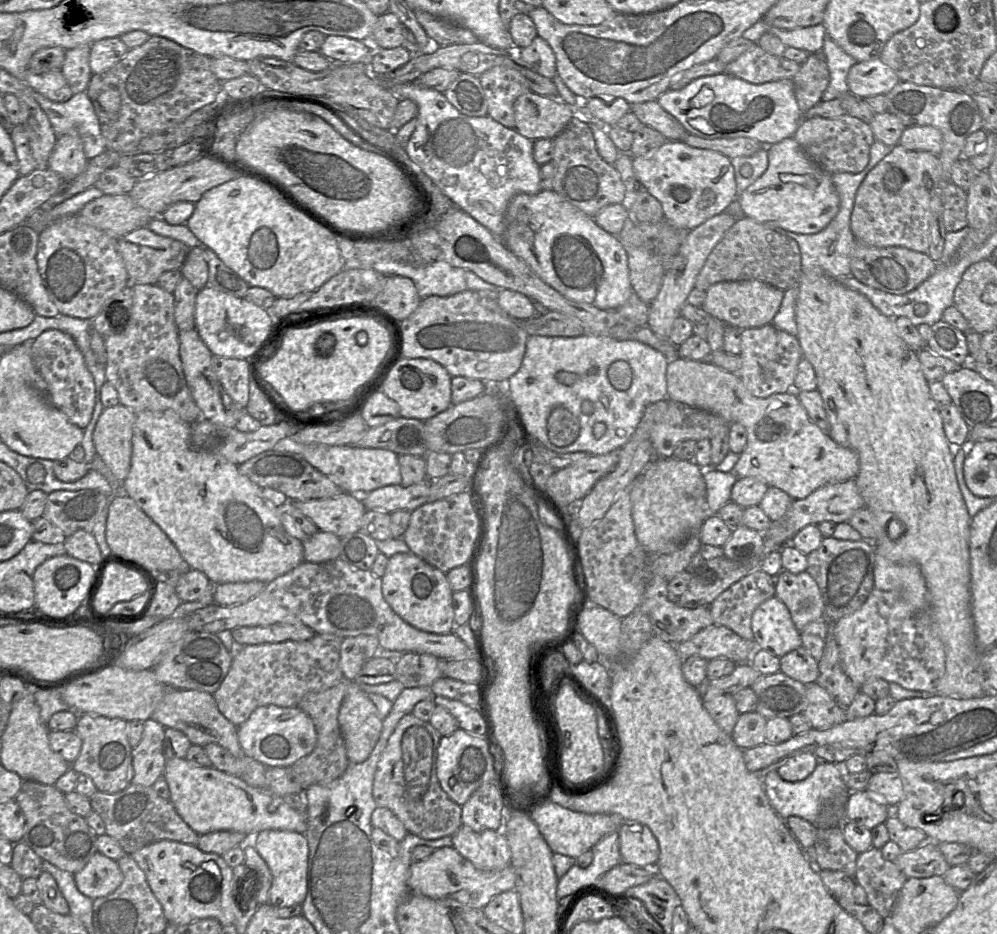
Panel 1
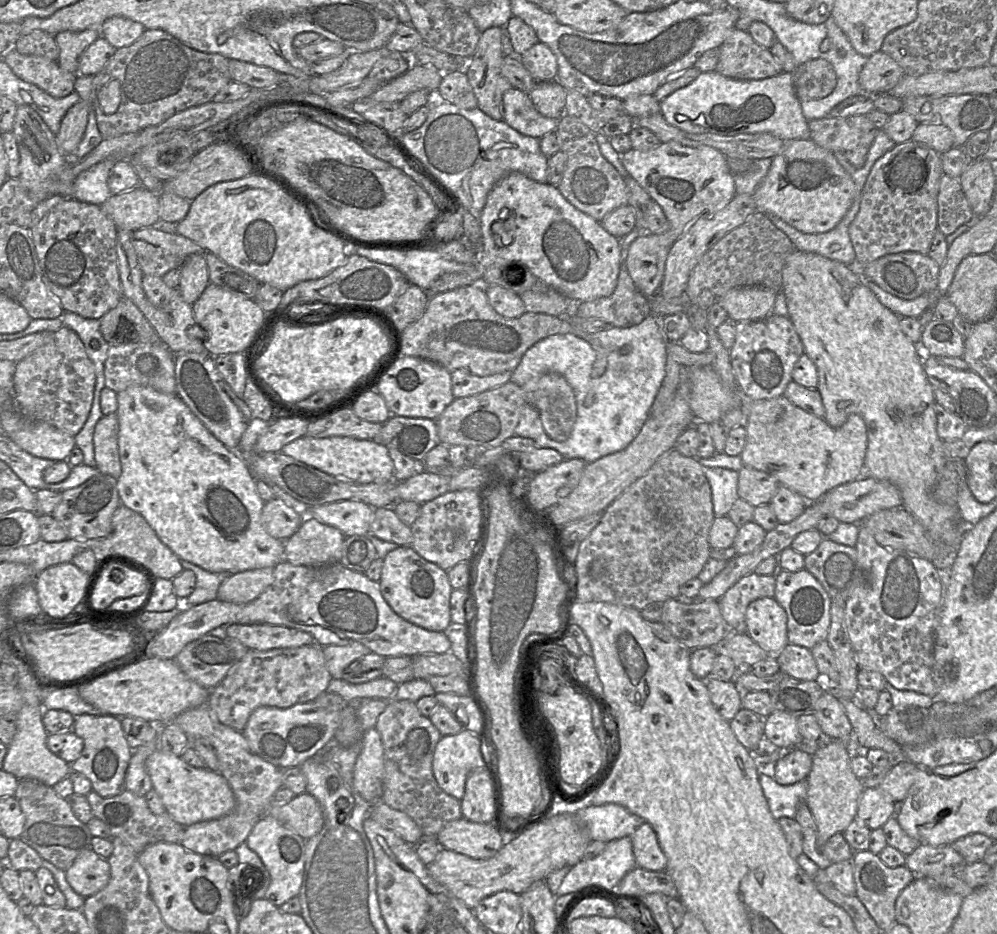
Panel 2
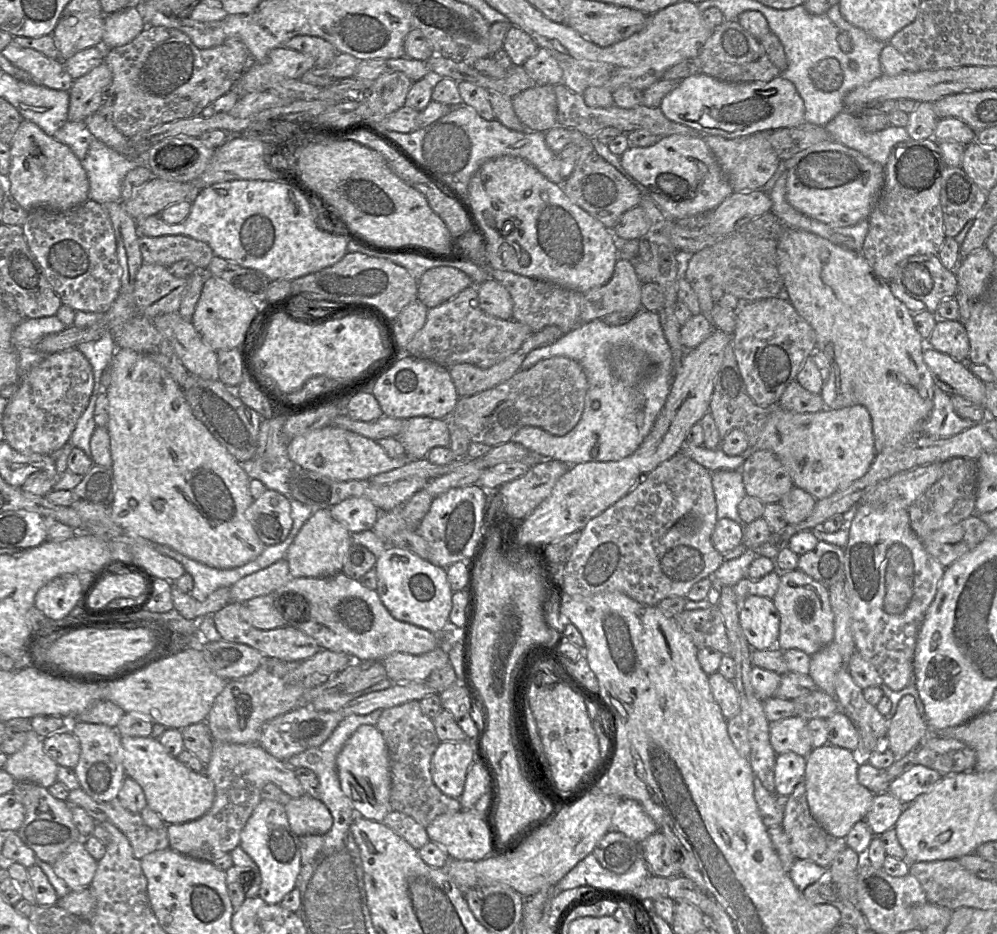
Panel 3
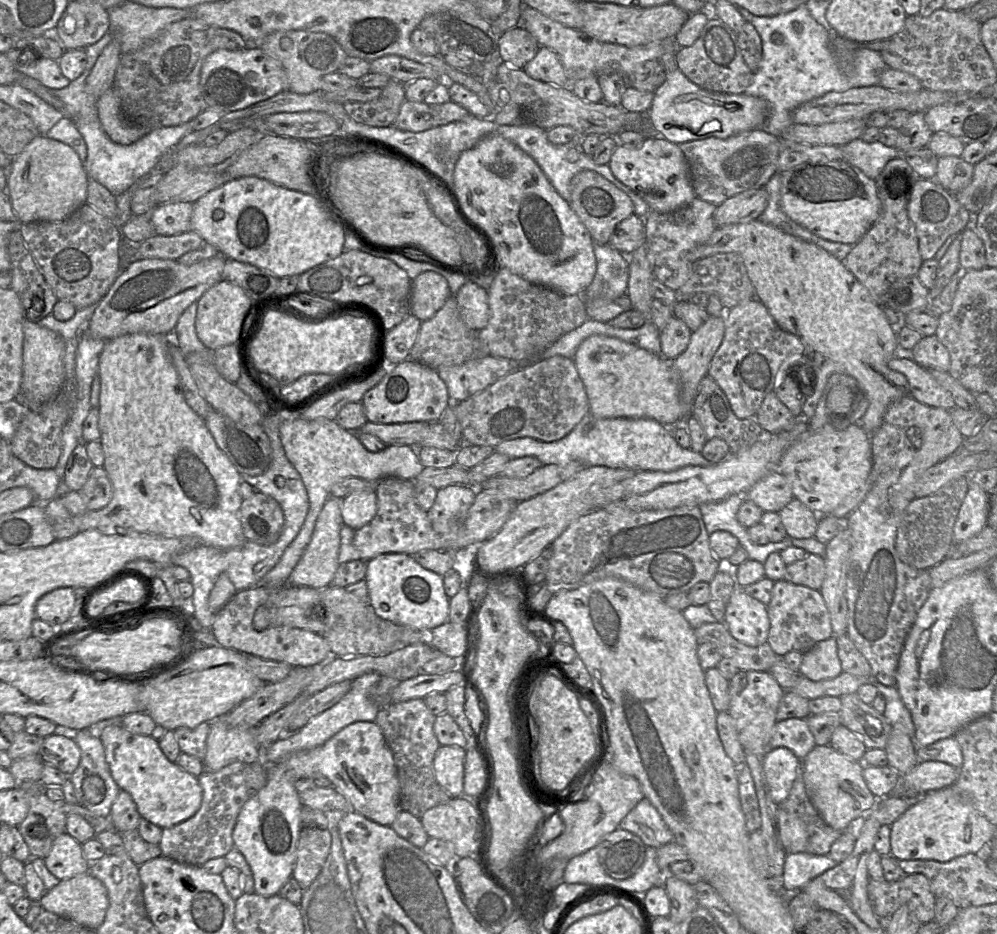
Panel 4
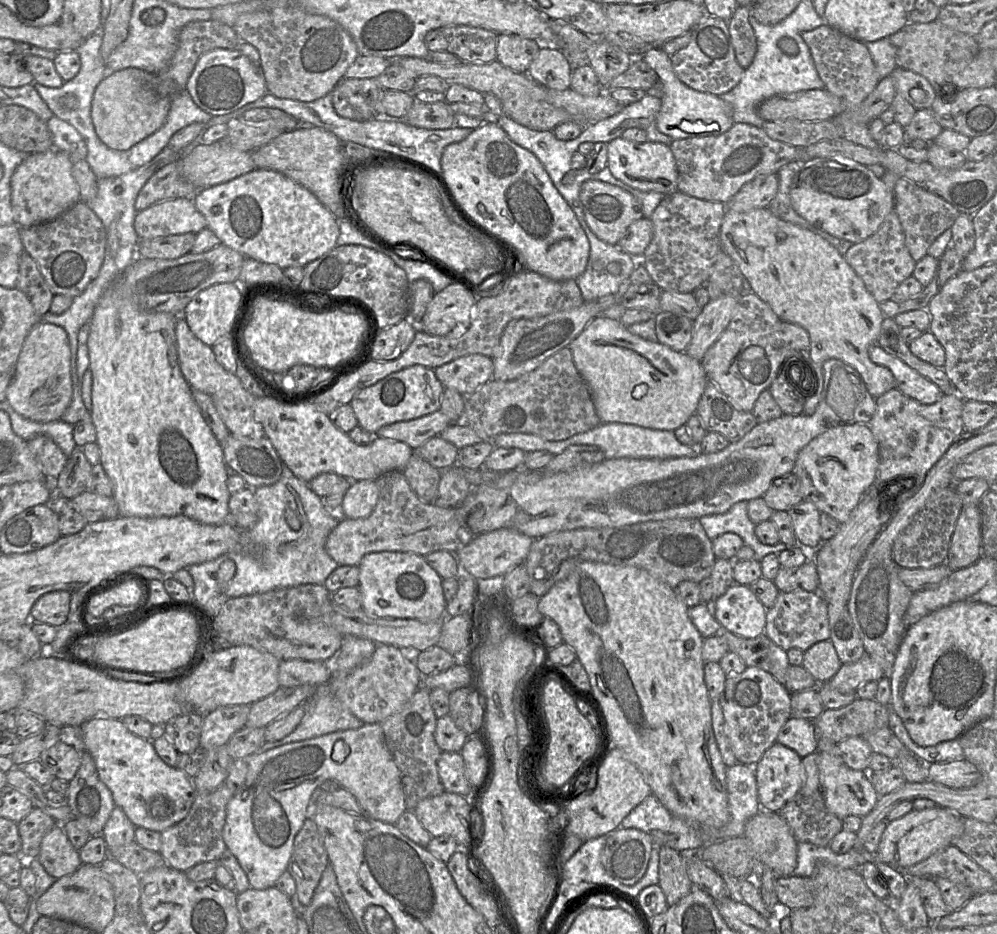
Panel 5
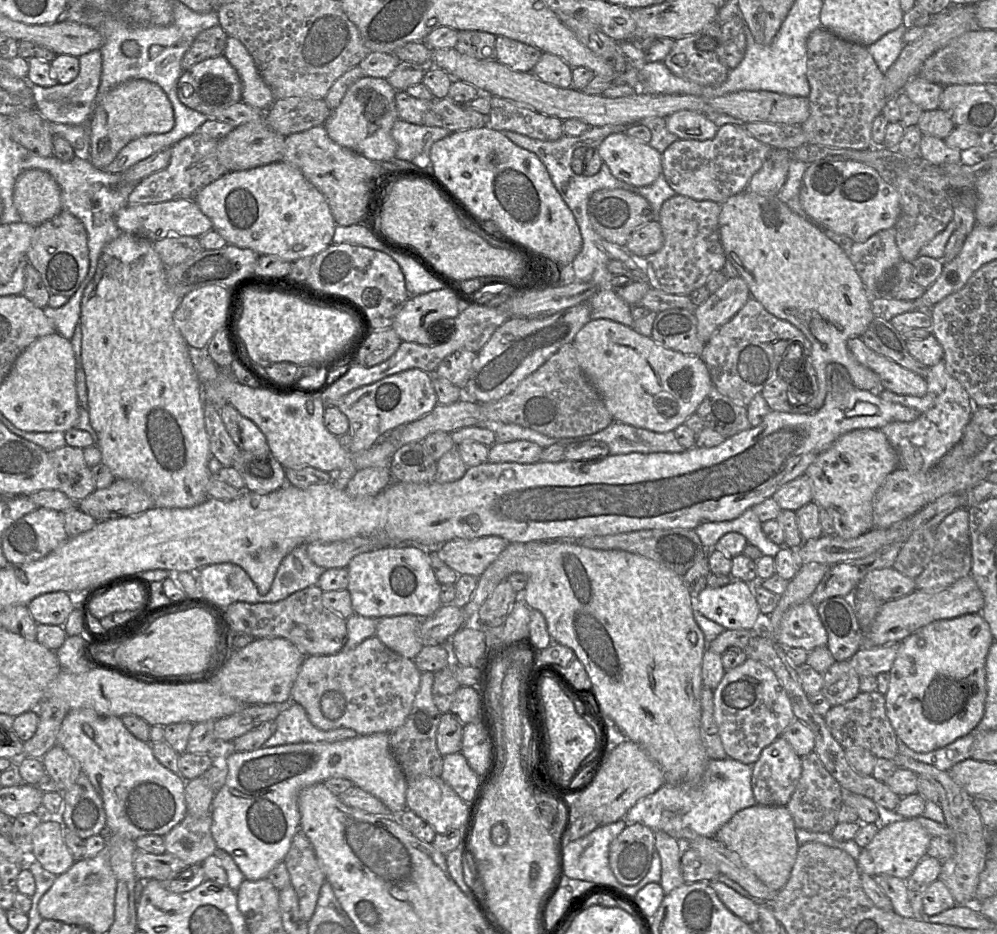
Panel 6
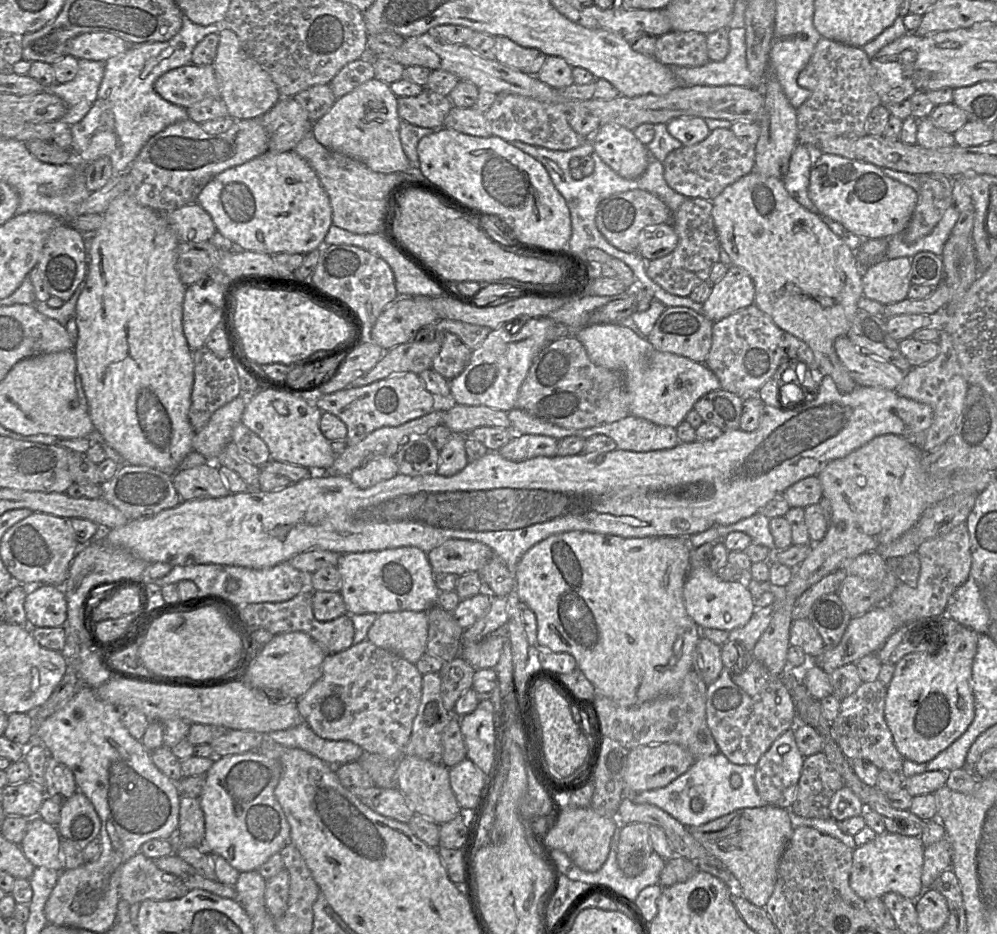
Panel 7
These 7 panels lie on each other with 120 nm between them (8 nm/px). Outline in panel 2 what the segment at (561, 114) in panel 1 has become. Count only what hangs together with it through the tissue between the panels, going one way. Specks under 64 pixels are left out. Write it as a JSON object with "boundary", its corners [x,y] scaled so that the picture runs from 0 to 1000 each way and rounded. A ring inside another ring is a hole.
{"boundary":[[[513,94],[505,101],[504,112],[505,130],[525,145],[543,148],[549,142],[558,140],[561,127],[544,123],[535,112],[530,99]]]}

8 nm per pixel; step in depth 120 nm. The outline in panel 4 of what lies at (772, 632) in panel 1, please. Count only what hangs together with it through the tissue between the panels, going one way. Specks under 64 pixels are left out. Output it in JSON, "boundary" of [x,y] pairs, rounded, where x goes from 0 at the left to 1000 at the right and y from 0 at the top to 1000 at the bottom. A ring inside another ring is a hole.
{"boundary":[[[738,628],[728,649],[726,667],[733,680],[750,692],[769,687],[772,665],[769,649]]]}

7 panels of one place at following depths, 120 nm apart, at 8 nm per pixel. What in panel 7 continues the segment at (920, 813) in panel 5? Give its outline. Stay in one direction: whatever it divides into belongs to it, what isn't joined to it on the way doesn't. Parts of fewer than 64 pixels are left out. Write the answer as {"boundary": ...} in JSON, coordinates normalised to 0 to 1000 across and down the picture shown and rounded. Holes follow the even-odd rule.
{"boundary":[[[891,890],[880,894],[875,900],[856,910],[852,940],[854,952],[867,965],[885,961],[892,955],[920,964],[927,955],[924,944],[927,908],[921,895],[908,895]]]}

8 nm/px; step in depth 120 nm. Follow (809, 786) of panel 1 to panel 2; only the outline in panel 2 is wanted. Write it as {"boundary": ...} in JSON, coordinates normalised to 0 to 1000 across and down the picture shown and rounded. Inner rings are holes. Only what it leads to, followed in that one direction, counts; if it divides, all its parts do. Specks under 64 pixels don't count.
{"boundary":[[[765,823],[761,829],[761,837],[771,867],[778,878],[785,875],[796,876],[801,861],[808,858],[808,834],[794,840],[782,840],[772,825]]]}

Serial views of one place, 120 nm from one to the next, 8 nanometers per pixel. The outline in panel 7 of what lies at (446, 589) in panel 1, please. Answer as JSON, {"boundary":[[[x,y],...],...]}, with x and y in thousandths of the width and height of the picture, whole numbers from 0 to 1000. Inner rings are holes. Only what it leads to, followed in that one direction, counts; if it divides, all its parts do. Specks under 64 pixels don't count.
{"boundary":[[[404,585],[370,591],[346,592],[340,595],[338,609],[342,616],[341,636],[347,648],[347,657],[383,657],[399,654],[425,654],[438,648],[440,631],[435,621],[435,612],[430,604],[428,592],[418,586]]]}

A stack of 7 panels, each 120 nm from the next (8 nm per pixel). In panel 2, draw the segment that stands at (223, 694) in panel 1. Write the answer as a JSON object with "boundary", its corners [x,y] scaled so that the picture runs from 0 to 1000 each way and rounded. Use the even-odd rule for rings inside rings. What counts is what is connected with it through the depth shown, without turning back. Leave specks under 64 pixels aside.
{"boundary":[[[316,687],[298,694],[250,695],[226,726],[211,739],[208,756],[221,774],[242,784],[257,758],[290,758],[314,751],[327,740],[332,727],[326,713],[324,693]]]}

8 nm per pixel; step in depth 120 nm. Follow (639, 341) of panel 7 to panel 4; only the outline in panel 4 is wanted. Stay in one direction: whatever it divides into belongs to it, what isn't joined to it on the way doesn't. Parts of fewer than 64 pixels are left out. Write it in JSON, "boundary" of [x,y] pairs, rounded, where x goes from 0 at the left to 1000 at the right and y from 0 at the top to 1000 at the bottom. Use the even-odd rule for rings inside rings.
{"boundary":[[[594,359],[581,369],[575,387],[587,414],[591,441],[597,448],[650,448],[669,457],[684,454],[686,437],[682,428],[682,404],[675,393],[675,385],[657,380],[620,362]]]}

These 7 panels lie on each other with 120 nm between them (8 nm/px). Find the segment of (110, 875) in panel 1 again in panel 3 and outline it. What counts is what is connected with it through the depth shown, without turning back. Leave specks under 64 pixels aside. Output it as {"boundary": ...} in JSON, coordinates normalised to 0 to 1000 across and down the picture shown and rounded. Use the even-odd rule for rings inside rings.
{"boundary":[[[78,900],[65,909],[52,929],[71,954],[81,954],[90,950],[97,923],[86,910],[83,900]]]}

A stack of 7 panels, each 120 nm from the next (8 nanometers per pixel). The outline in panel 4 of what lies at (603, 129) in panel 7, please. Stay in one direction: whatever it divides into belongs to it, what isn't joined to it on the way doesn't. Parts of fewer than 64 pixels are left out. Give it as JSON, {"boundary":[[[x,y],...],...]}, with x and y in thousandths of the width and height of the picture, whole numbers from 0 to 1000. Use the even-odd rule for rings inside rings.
{"boundary":[[[667,147],[647,148],[645,154],[639,158],[620,154],[610,177],[622,195],[650,218],[652,226],[674,227],[699,211],[685,162],[680,154]]]}

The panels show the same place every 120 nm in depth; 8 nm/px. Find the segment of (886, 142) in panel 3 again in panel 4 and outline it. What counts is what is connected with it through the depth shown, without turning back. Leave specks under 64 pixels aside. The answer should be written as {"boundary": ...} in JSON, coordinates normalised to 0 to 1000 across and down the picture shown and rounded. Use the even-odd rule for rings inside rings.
{"boundary":[[[864,148],[857,149],[844,157],[846,170],[877,193],[891,172],[904,167],[899,157],[891,157],[883,151],[870,153]]]}

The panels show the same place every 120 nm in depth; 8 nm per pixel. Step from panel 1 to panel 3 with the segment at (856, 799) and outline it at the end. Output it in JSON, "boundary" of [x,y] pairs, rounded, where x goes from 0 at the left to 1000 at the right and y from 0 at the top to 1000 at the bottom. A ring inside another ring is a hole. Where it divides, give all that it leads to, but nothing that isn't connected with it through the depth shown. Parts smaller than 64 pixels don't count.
{"boundary":[[[894,849],[877,852],[876,860],[867,878],[877,895],[883,895],[898,883],[905,869],[905,859]]]}

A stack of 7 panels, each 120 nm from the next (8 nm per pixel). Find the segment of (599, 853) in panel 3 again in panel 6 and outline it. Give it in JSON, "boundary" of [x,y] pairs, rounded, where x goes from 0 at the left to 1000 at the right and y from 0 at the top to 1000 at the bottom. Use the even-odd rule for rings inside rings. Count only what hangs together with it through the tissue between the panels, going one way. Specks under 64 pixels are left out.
{"boundary":[[[637,881],[614,900],[611,924],[619,942],[626,948],[640,946],[650,935],[657,908],[657,891]]]}

